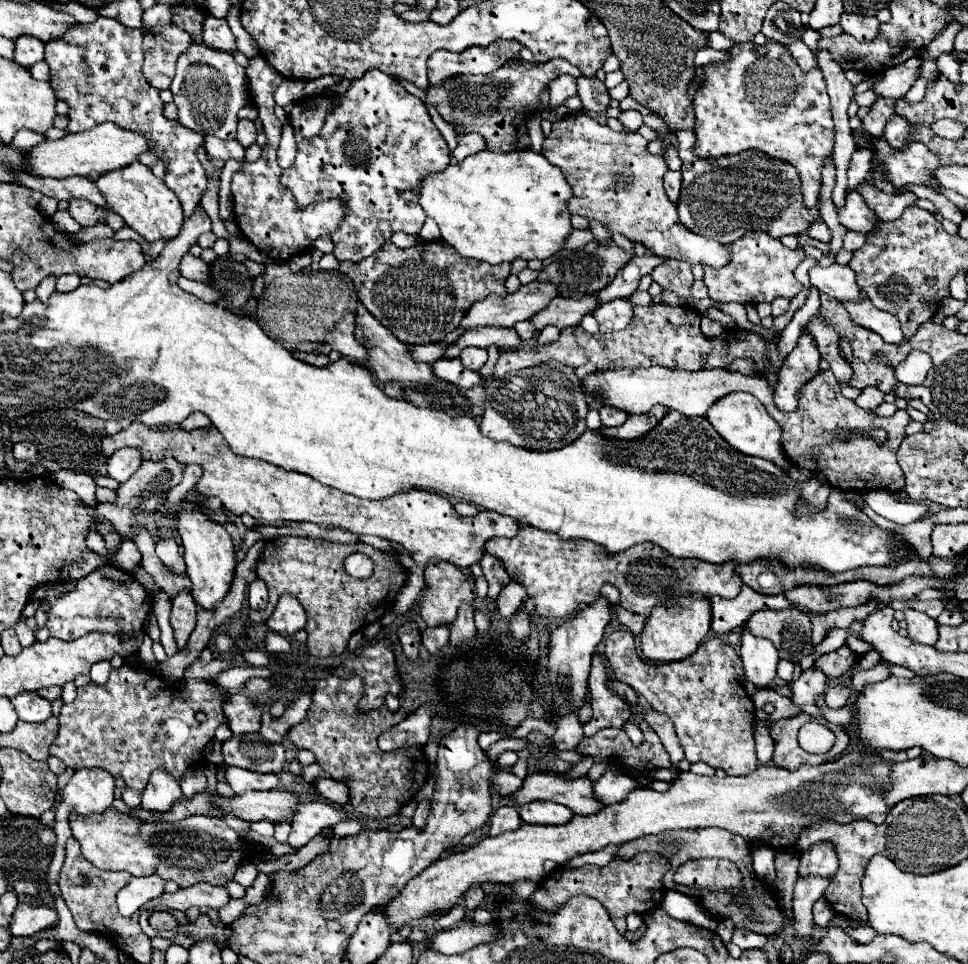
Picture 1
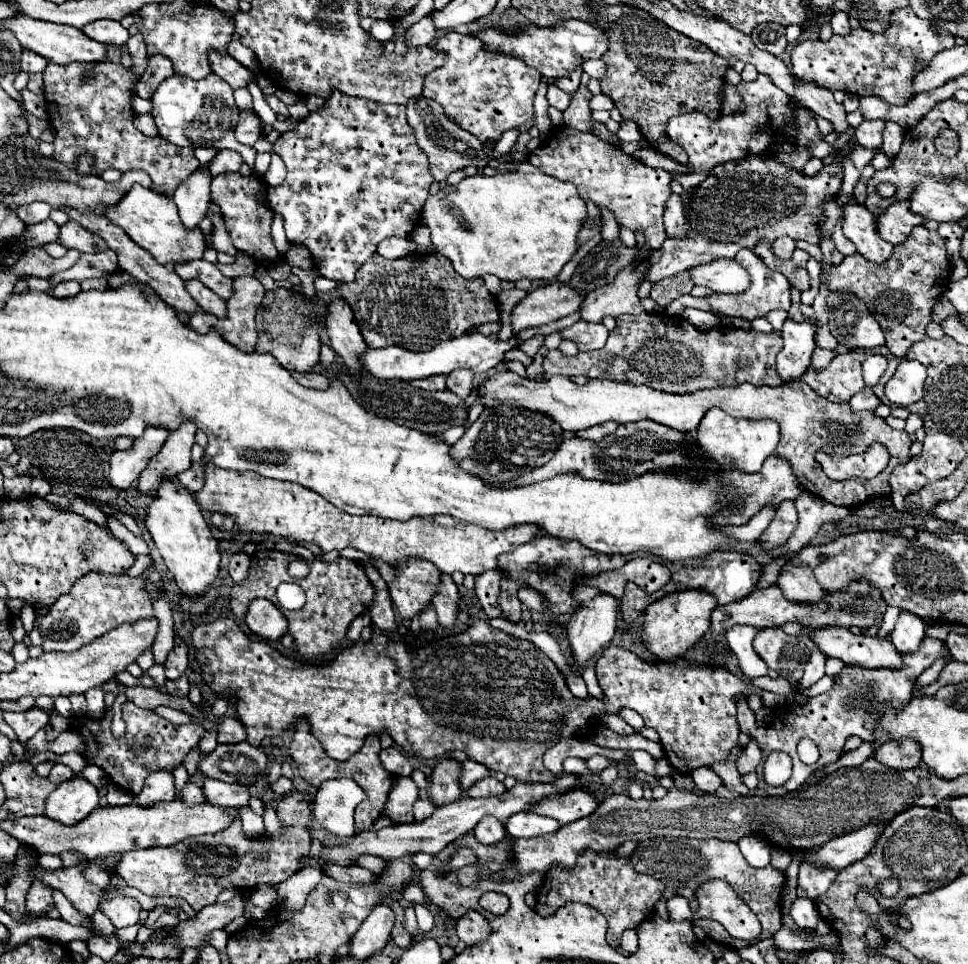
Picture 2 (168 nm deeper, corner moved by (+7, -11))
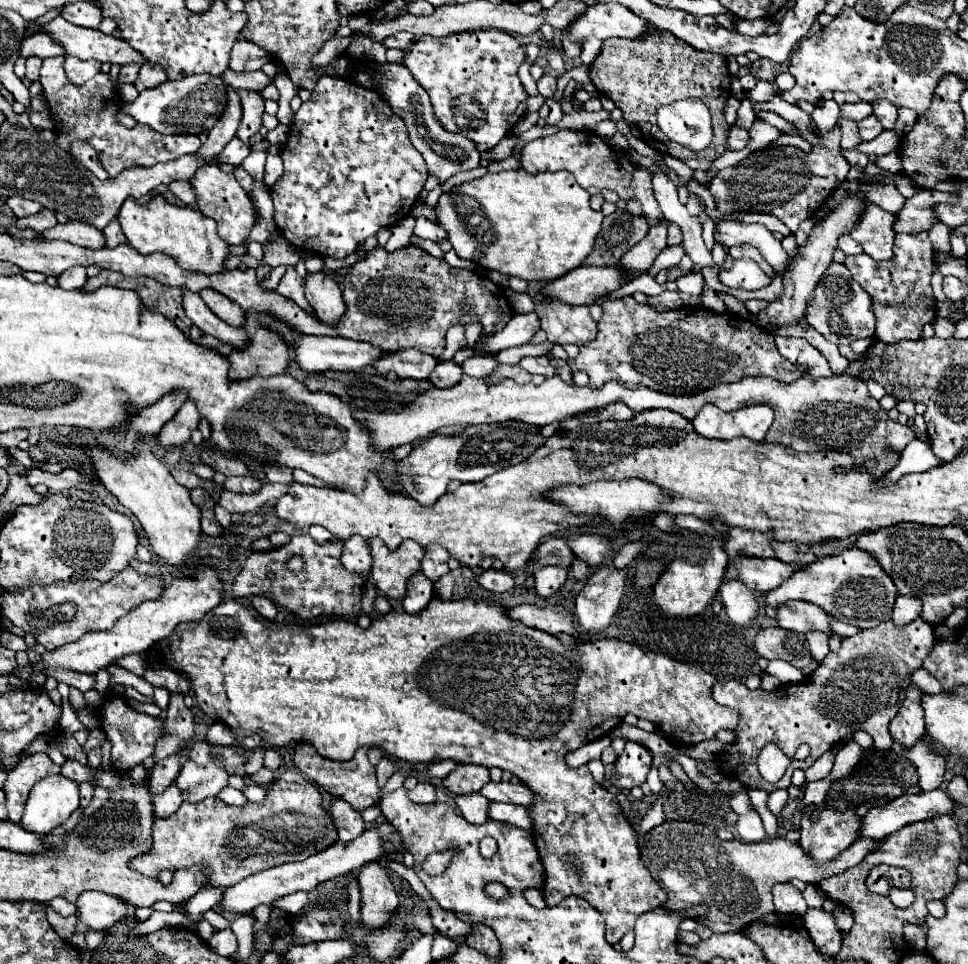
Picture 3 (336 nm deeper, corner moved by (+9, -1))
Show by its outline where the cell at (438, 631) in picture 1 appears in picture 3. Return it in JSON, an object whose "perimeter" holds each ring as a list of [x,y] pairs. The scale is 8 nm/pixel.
{"perimeter":[[[422,571],[414,573],[410,579],[408,579],[408,585],[406,585],[406,597],[402,599],[402,605],[404,605],[404,611],[414,615],[414,613],[420,613],[432,599],[434,595],[434,583],[428,581],[428,577],[424,577]]]}

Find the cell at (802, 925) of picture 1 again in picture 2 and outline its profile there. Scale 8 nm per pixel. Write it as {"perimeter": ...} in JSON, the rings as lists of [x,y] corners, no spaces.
{"perimeter":[[[802,863],[800,875],[798,875],[798,889],[802,889],[806,893],[806,897],[816,901],[832,885],[836,875],[838,875],[838,871],[816,869],[816,867],[810,867],[808,863]]]}

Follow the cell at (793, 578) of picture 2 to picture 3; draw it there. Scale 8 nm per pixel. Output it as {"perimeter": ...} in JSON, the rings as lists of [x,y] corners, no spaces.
{"perimeter":[[[772,541],[772,549],[776,553],[776,559],[784,561],[784,563],[796,563],[796,565],[810,565],[812,561],[816,561],[812,549],[808,545],[802,543],[778,543]]]}

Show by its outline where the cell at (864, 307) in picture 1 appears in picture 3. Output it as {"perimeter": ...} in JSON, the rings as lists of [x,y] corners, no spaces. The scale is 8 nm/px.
{"perimeter":[[[832,263],[820,277],[820,285],[816,285],[812,301],[808,301],[806,321],[824,339],[836,345],[850,345],[856,339],[870,339],[874,335],[874,323],[876,323],[870,295],[852,279],[850,271],[840,263]]]}

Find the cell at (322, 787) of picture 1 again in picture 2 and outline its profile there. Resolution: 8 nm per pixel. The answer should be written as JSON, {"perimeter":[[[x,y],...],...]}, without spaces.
{"perimeter":[[[330,779],[318,787],[312,801],[312,813],[330,833],[338,837],[354,835],[354,809],[366,799],[358,783],[350,779]]]}

